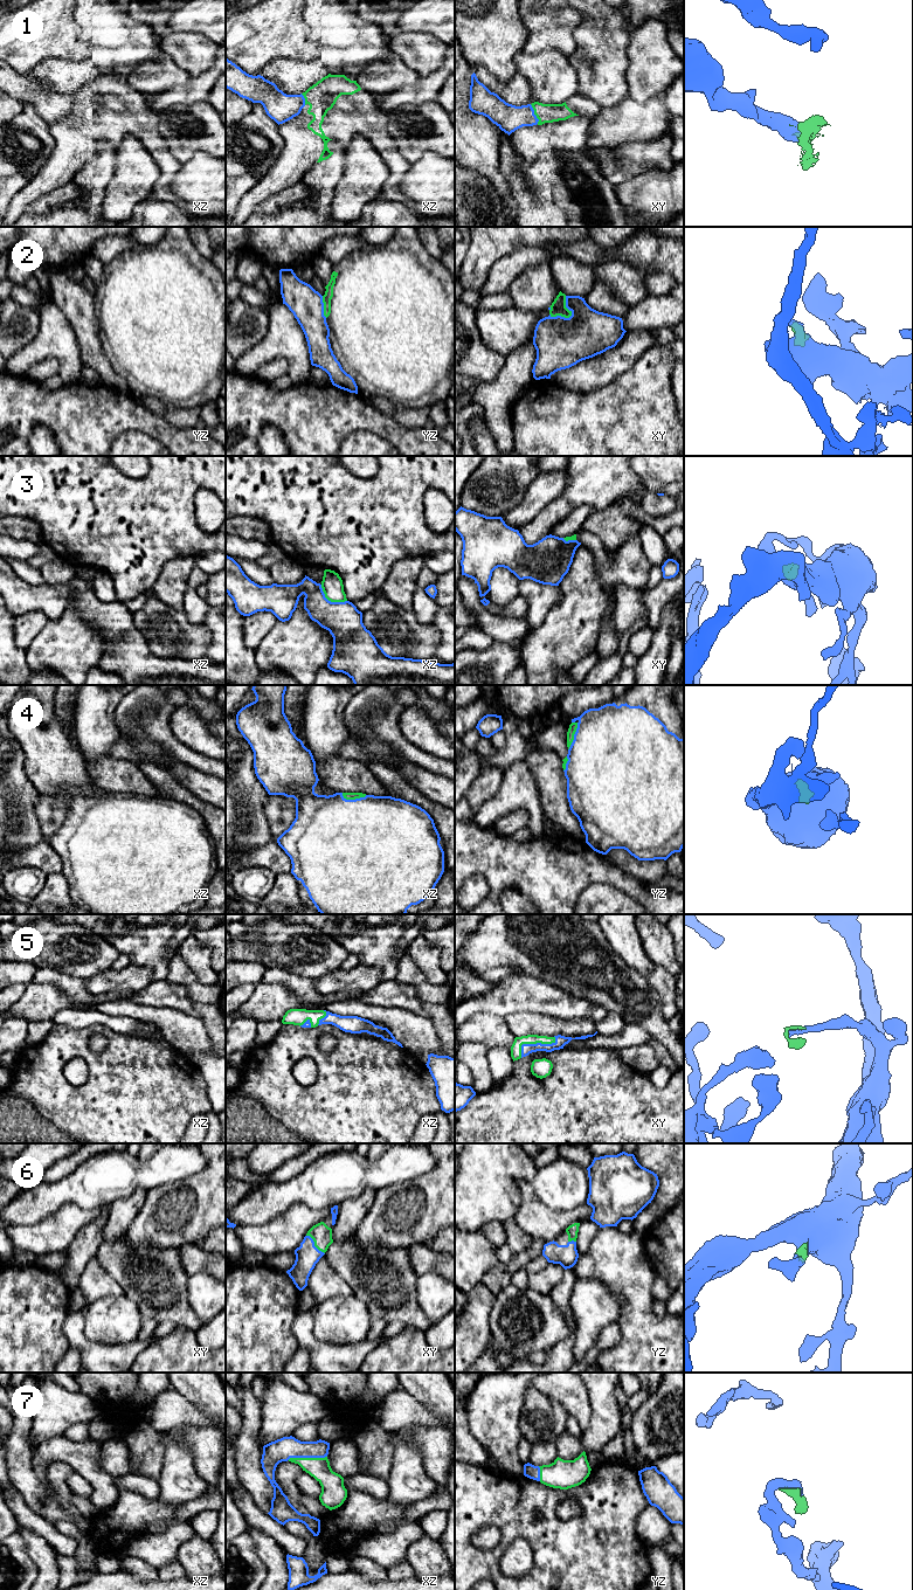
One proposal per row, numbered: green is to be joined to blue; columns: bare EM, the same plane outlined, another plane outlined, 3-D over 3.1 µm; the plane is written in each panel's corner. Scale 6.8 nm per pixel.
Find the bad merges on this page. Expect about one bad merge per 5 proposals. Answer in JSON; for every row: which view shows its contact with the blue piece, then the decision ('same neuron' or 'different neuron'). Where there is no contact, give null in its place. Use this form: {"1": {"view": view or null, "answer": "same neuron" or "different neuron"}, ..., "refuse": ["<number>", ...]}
{"1": {"view": "xy", "answer": "same neuron"}, "2": {"view": "xy", "answer": "different neuron"}, "3": {"view": "xz", "answer": "different neuron"}, "4": {"view": "xz", "answer": "same neuron"}, "5": {"view": "xy", "answer": "same neuron"}, "6": {"view": "xy", "answer": "same neuron"}, "7": {"view": "xz", "answer": "same neuron"}, "refuse": ["2", "3"]}

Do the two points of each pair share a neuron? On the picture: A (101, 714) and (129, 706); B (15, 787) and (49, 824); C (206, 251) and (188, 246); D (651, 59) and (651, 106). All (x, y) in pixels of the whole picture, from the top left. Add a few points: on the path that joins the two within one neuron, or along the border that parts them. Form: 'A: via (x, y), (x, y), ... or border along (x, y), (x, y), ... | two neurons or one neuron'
A: border along (123, 697), (115, 711), (115, 725), (120, 737) | two neurons
B: border along (39, 795), (35, 815), (42, 835) | two neurons
C: border along (191, 239), (194, 247), (205, 257), (212, 258) | two neurons
D: border along (662, 94), (643, 102), (636, 102), (628, 96) | two neurons

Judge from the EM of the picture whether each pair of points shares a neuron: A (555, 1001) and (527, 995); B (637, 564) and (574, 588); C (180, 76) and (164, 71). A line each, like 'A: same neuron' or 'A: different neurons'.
A: same neuron
B: different neurons
C: same neuron

